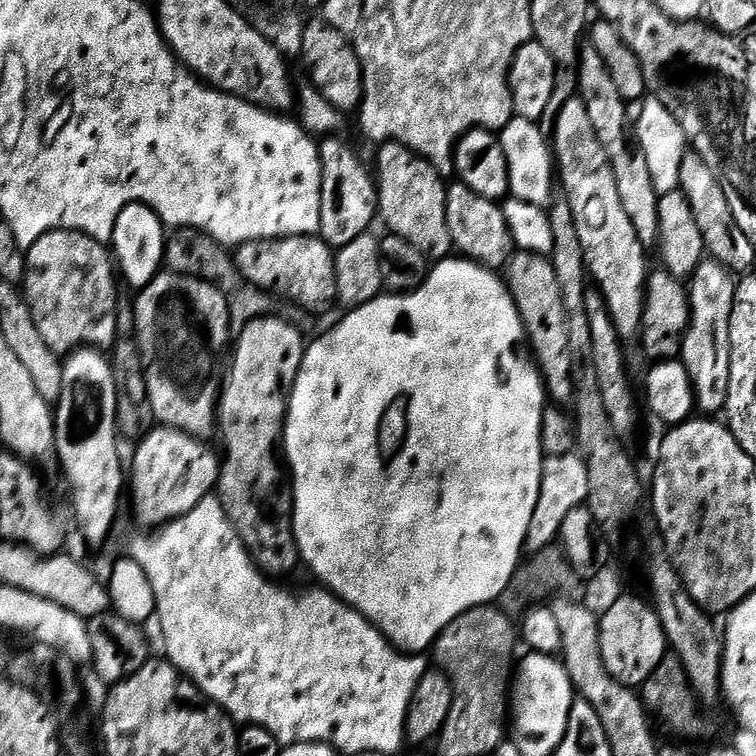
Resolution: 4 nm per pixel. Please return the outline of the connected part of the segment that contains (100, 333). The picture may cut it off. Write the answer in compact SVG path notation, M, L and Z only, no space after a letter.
M48 232L38 238L32 248L27 249L22 292L38 326L38 334L42 334L42 342L46 342L46 346L50 346L50 350L54 350L57 356L67 357L67 352L72 352L75 348L84 350L91 346L96 350L108 350L115 345L118 299L116 276L118 280L113 253L105 245L81 232Z

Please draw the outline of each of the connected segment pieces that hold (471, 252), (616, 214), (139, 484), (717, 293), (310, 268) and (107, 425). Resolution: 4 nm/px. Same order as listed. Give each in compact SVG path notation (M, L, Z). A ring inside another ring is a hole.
M459 182L448 184L446 222L455 251L461 257L475 260L485 268L500 270L507 265L514 252L512 235L504 218L504 209L495 200L487 200Z
M572 98L561 106L550 140L554 145L558 180L564 184L563 195L571 206L583 248L585 271L598 282L597 289L604 298L615 329L620 338L628 342L635 335L637 337L643 327L644 290L648 277L646 246L637 238L634 224L626 214L612 163L608 161L606 150L594 130L594 122L590 122L590 114L579 98Z
M153 427L135 445L136 457L130 468L130 496L136 507L136 520L144 528L159 530L180 516L190 514L202 498L213 495L220 482L221 457L207 448L203 439L179 432L176 428Z
M705 258L692 273L690 283L690 319L682 343L682 363L692 380L695 407L704 414L720 414L725 411L730 390L730 314L738 280L719 260Z
M319 235L282 236L278 240L251 240L235 249L240 273L255 288L285 301L293 300L312 312L320 312L336 300L336 258L334 250Z
M96 350L83 353L84 360L76 365L65 367L64 389L55 409L56 417L56 450L55 455L60 456L60 464L68 475L68 488L72 491L72 516L76 519L76 528L84 535L88 544L100 544L112 532L116 524L116 515L120 512L120 495L126 492L126 468L120 465L120 448L116 445L118 440L118 415L116 407L122 404L122 396L118 391L118 372L113 361L107 355Z

